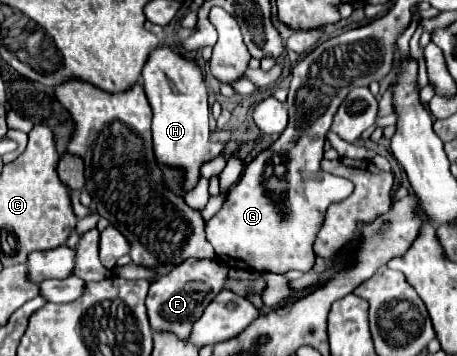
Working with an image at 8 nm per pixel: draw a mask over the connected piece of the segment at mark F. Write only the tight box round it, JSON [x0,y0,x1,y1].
[146,258,230,340]

